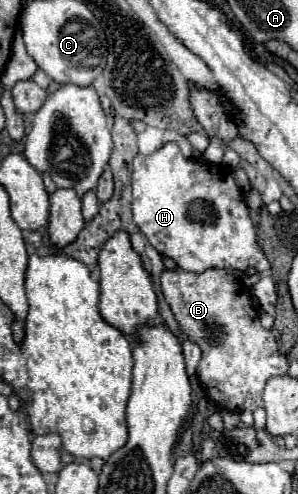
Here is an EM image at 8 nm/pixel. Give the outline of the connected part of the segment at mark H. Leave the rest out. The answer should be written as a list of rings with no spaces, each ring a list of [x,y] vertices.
[[[166,143],[152,155],[136,155],[132,189],[132,211],[136,225],[148,237],[150,245],[160,255],[170,257],[180,269],[192,273],[204,273],[206,269],[248,271],[250,267],[254,267],[258,273],[270,271],[270,261],[256,241],[256,227],[244,203],[244,193],[238,189],[230,171],[226,171],[224,175],[216,167],[210,167],[202,161],[190,161],[180,153],[176,143]]]

